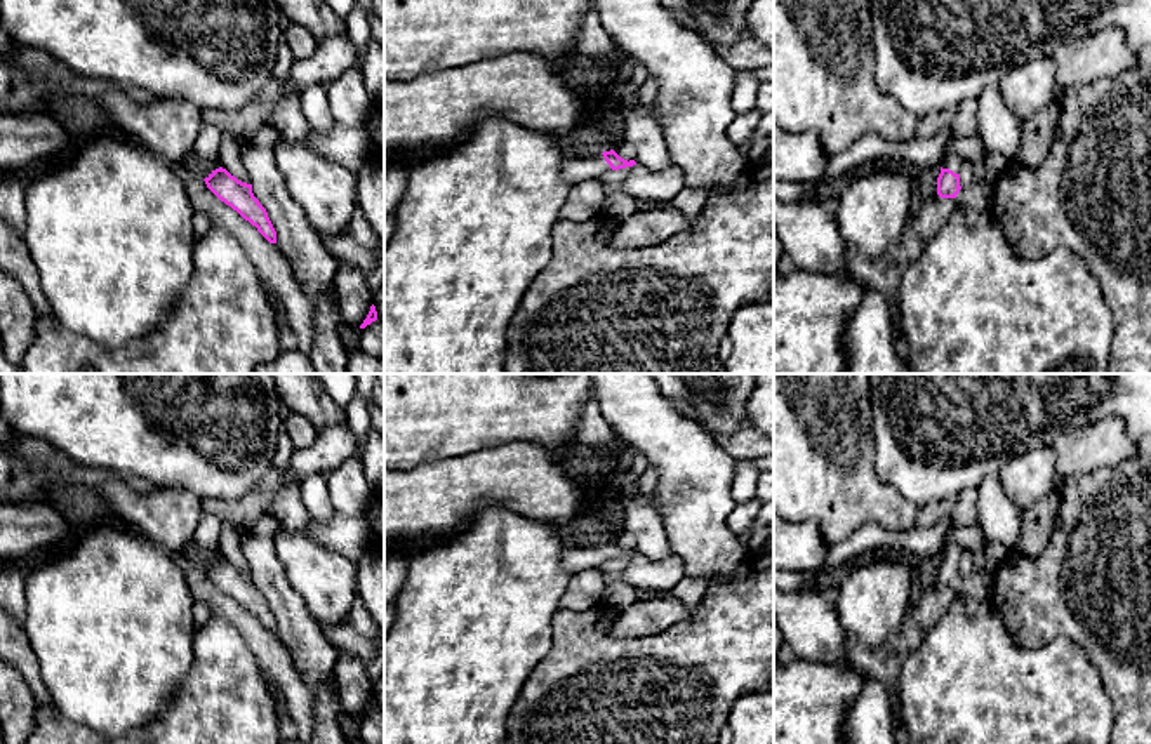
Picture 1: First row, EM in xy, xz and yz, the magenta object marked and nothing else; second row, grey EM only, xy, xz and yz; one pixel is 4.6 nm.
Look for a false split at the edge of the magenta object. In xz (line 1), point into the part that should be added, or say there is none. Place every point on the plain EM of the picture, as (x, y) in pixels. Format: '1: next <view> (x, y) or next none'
1: next xz (576, 558)

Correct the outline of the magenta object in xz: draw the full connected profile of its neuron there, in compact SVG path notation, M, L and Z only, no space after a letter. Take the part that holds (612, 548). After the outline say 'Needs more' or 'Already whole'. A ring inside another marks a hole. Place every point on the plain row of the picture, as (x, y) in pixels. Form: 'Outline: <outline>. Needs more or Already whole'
Outline: M614 539L598 542L596 546L567 546L562 563L570 574L598 568L607 560L619 560L636 555L635 549L621 548Z. Needs more

